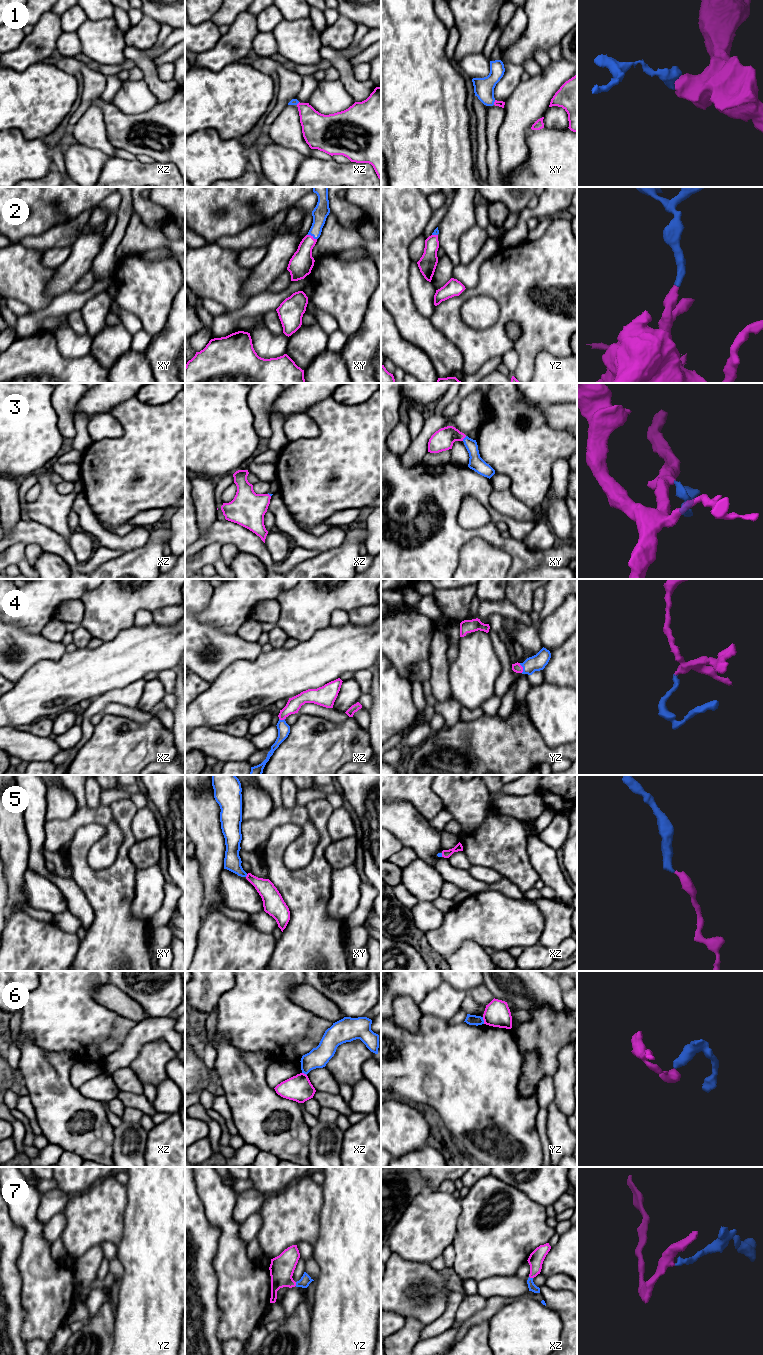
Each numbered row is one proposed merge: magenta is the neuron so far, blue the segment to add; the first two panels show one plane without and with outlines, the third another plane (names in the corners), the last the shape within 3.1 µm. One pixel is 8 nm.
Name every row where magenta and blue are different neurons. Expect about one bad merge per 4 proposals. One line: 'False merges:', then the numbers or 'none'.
False merges: 6

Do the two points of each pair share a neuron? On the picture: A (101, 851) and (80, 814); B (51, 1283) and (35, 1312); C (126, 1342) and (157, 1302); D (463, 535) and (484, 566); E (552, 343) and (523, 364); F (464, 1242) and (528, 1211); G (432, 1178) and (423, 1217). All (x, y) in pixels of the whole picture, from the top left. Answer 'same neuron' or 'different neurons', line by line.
A: same neuron
B: same neuron
C: same neuron
D: different neurons
E: same neuron
F: same neuron
G: different neurons

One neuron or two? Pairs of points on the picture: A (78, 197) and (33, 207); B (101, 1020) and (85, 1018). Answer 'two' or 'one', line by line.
A: one
B: one

